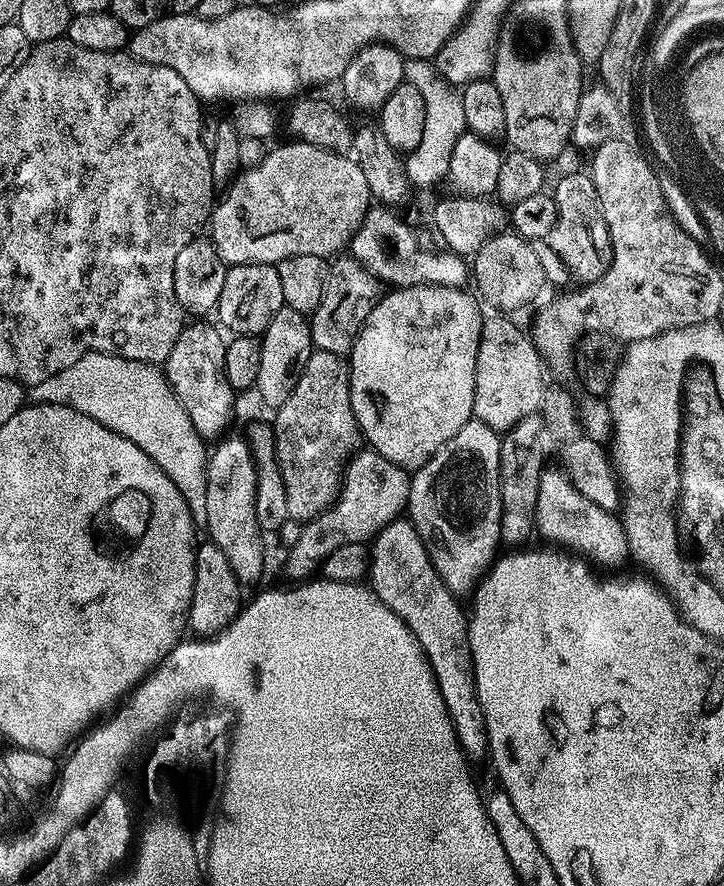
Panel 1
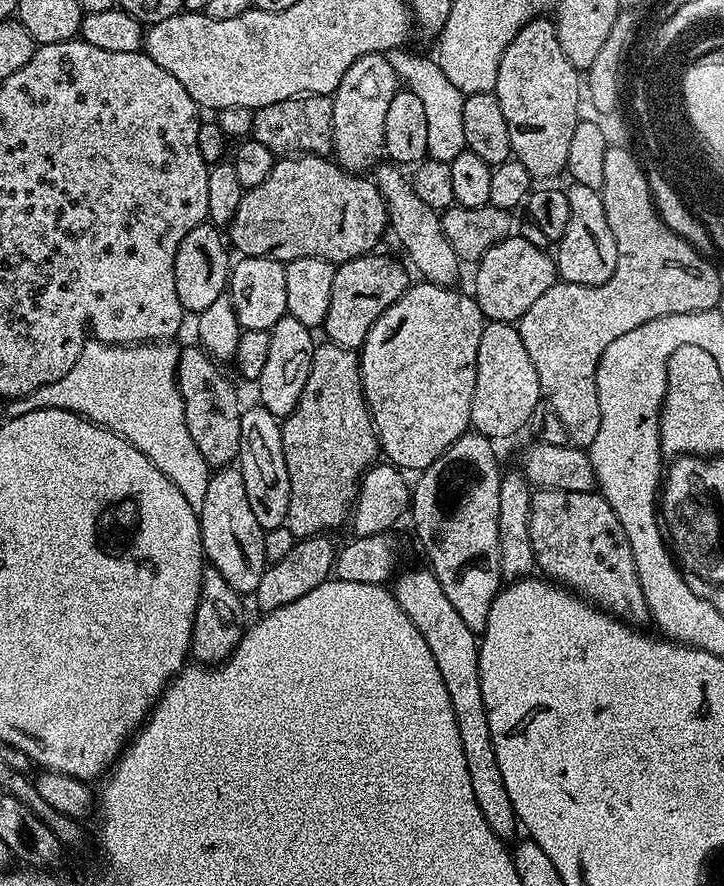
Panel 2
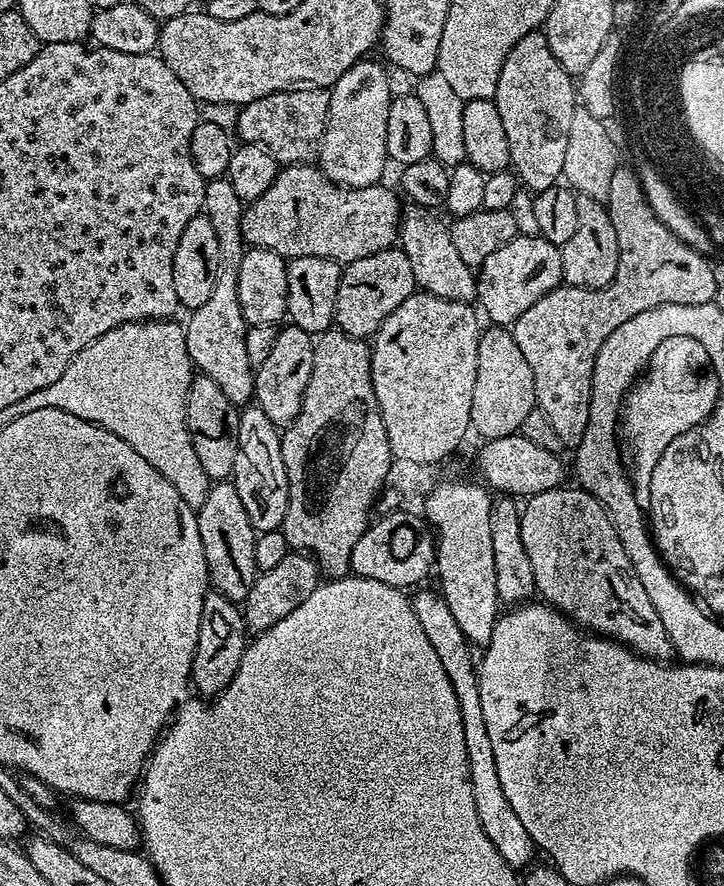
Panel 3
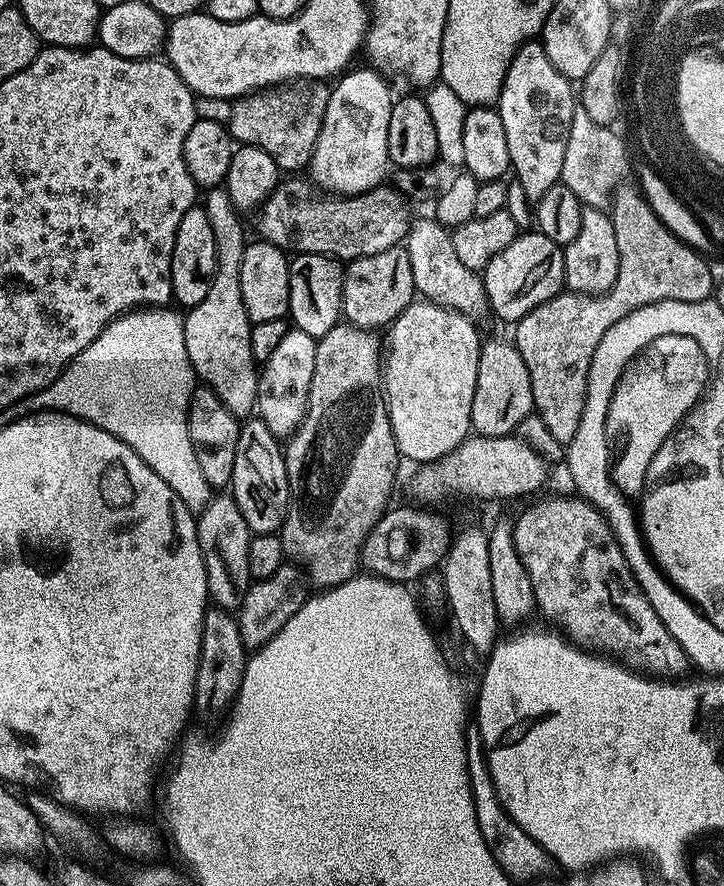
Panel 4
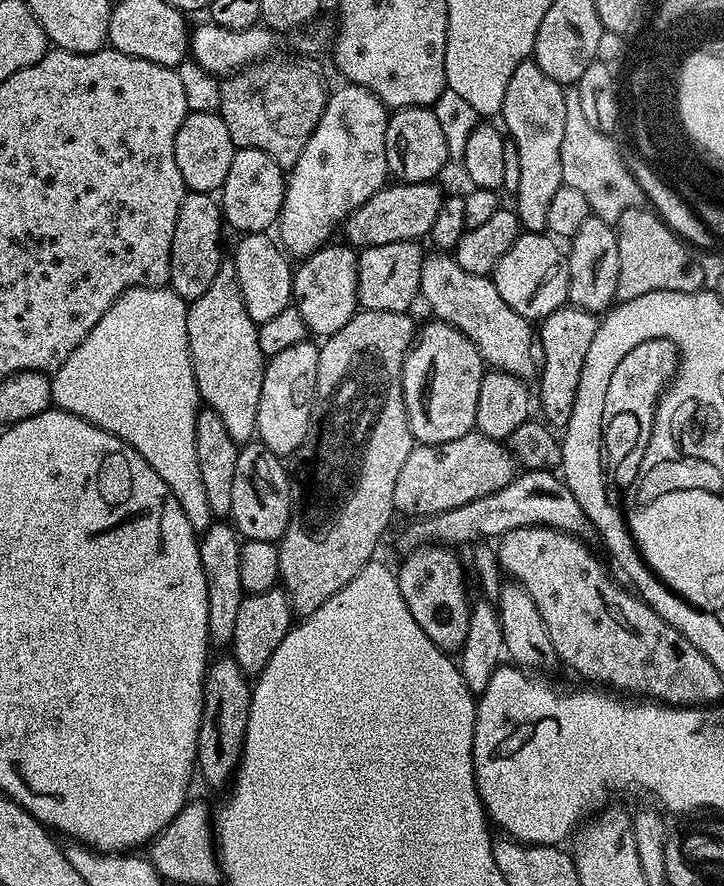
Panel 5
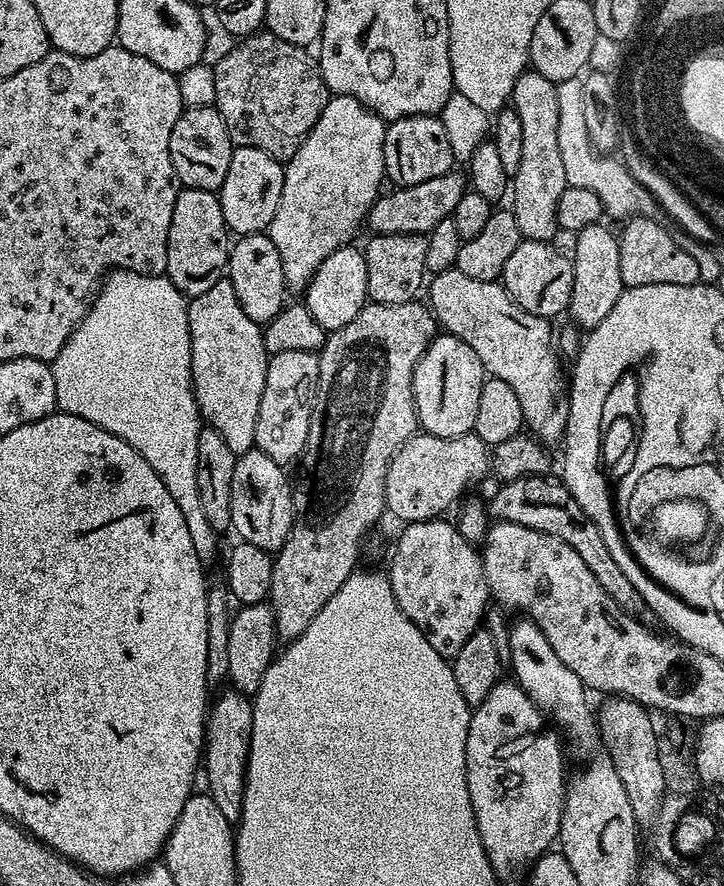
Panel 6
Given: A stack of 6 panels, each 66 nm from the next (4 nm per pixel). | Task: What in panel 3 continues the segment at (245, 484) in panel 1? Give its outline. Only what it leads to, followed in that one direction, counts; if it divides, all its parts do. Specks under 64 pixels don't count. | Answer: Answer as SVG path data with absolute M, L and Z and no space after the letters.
M231 482L213 483L206 494L206 502L202 502L196 512L196 521L198 534L202 538L202 550L206 554L211 587L226 598L243 602L258 575L254 562L258 533L250 522L250 514L246 514L246 506L242 506L242 498L238 498L236 485Z

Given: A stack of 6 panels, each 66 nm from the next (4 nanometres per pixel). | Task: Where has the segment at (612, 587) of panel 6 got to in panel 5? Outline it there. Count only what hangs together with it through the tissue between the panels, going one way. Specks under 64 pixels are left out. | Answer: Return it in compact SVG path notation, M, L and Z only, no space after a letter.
M524 470L515 480L502 486L502 490L494 490L494 494L474 498L474 502L466 502L466 506L446 510L437 516L413 519L401 530L400 544L404 550L435 543L441 546L468 546L481 538L499 538L510 530L530 526L557 528L558 531L577 536L585 542L592 542L592 539L595 541L598 536L596 527L592 525L590 518L586 518L586 510L578 506L578 498L570 494L567 484L555 471Z

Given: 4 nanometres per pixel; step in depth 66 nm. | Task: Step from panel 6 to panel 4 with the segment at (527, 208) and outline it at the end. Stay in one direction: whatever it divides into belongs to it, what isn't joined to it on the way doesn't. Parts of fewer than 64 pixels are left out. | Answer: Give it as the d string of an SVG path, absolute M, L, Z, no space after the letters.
M529 42L516 51L506 70L498 111L506 129L506 146L510 146L511 171L514 179L522 182L522 194L526 194L529 202L539 201L550 186L561 183L563 158L577 103L573 81L554 70L543 43Z

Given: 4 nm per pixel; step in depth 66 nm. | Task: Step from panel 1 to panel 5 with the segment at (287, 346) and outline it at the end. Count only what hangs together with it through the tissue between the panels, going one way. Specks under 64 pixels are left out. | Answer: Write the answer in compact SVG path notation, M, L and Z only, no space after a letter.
M311 339L298 342L298 346L290 346L287 350L282 350L282 354L267 357L264 366L262 398L258 398L256 436L259 443L267 446L275 456L281 458L295 457L310 426L320 353L319 347L312 343Z

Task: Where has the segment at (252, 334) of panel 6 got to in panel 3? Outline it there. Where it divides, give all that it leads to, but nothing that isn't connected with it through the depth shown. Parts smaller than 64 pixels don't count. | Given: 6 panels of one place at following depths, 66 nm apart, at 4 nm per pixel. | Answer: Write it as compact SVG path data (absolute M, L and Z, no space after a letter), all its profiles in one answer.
M227 178L209 179L205 183L202 212L210 218L218 238L218 278L210 298L206 298L202 306L191 309L189 316L192 317L184 328L186 350L192 359L193 369L214 378L214 382L218 382L218 390L222 390L222 394L226 394L226 398L237 406L247 405L256 390L254 366L246 355L246 334L250 326L244 320L242 306L238 302L238 270L246 251L240 229L245 207L245 201L234 194L234 186L230 186Z

